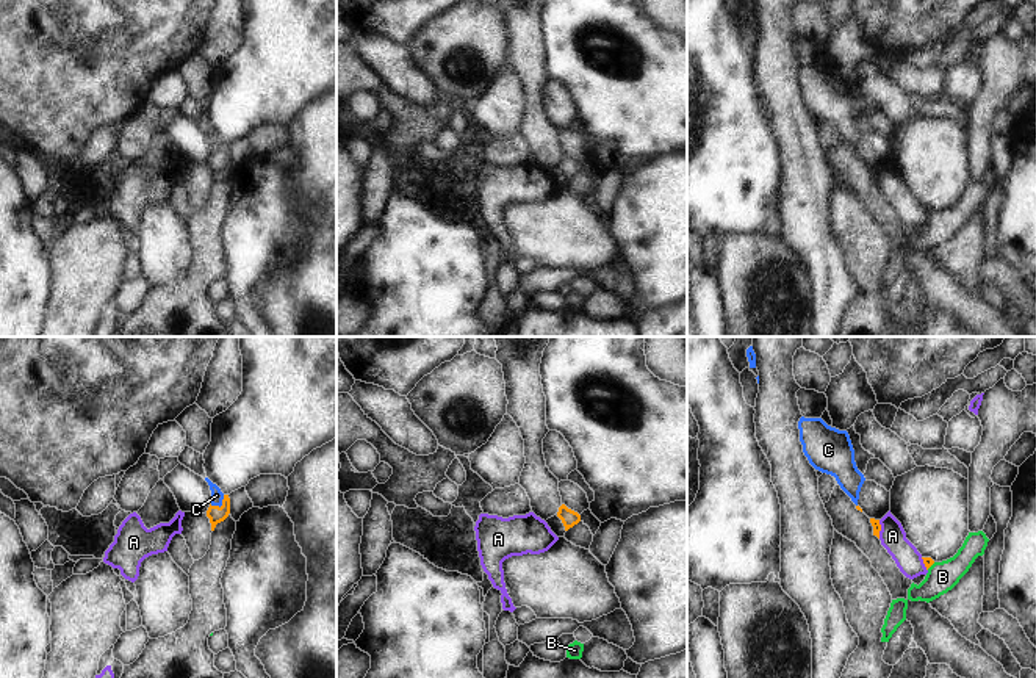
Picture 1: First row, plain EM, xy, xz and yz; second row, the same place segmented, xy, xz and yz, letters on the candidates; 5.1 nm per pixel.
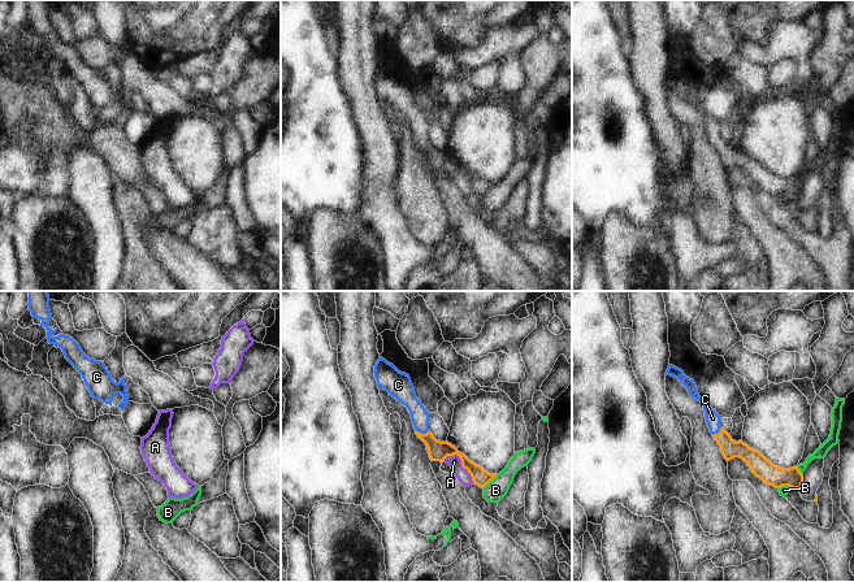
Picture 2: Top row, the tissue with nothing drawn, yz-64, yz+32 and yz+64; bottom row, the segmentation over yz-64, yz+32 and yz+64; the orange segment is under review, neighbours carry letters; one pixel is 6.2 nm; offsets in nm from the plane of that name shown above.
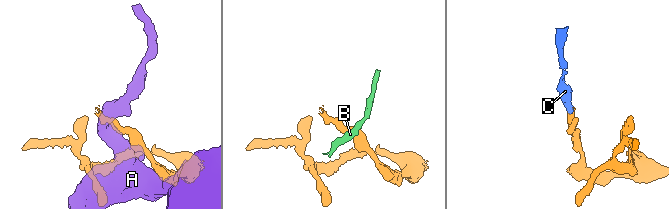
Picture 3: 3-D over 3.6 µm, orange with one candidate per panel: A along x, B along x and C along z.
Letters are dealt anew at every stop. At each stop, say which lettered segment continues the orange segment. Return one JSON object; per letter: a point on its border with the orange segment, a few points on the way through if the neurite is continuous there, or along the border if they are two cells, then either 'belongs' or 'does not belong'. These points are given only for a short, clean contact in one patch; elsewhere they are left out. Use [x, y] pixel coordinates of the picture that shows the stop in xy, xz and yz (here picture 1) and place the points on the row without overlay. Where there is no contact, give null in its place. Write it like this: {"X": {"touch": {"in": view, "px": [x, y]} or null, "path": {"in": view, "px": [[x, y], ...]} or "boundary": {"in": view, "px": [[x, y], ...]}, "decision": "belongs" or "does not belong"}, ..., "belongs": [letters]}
{"A": {"touch": {"in": "yz", "px": [880, 179]}, "boundary": {"in": "yz", "px": [[878, 169], [880, 187]]}, "decision": "does not belong"}, "B": {"touch": {"in": "yz", "px": [930, 215]}, "boundary": {"in": "yz", "px": [[935, 212], [927, 218]]}, "decision": "does not belong"}, "C": {"touch": {"in": "xy", "px": [218, 155]}, "path": {"in": "xy", "px": [[216, 163], [218, 155], [216, 144]]}, "decision": "belongs"}, "belongs": ["C"]}

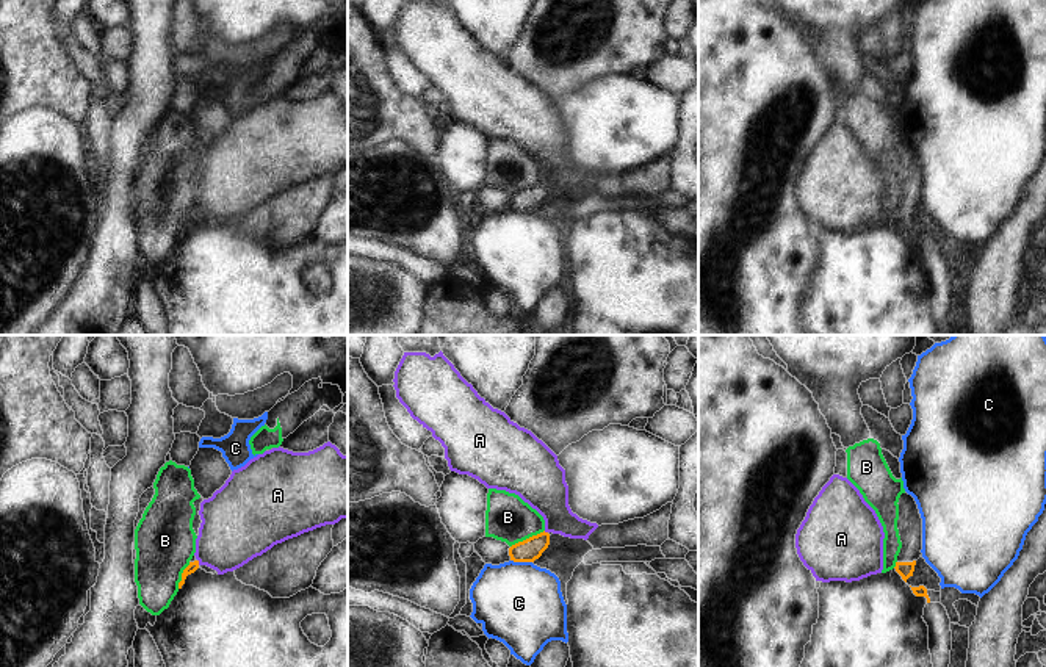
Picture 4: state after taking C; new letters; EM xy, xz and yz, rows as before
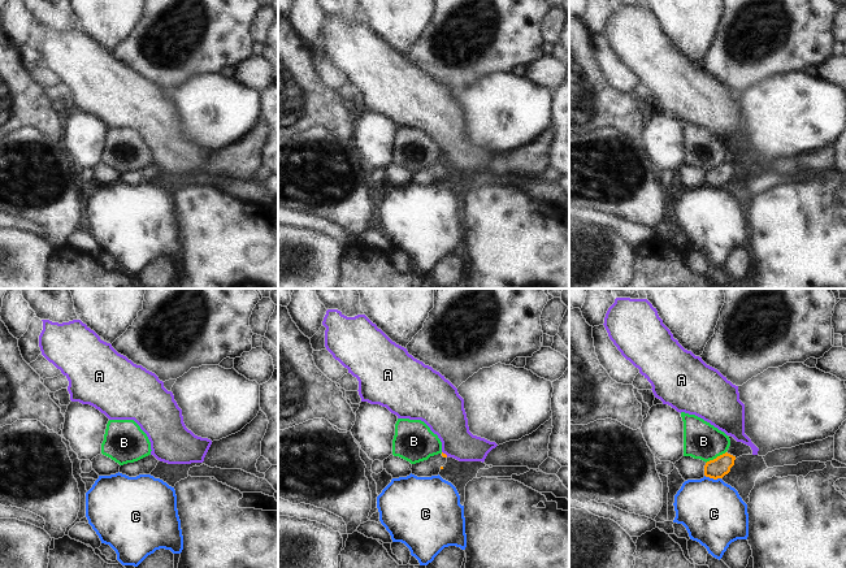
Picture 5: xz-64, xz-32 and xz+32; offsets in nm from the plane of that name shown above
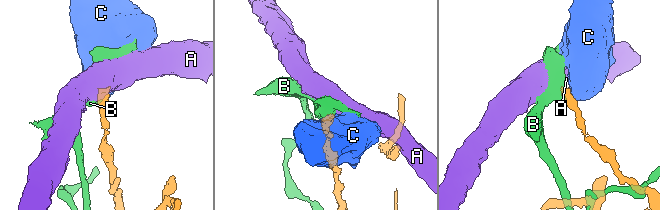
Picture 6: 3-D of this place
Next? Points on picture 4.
{"A": {"touch": {"in": "xy", "px": [198, 212]}, "boundary": {"in": "xy", "px": [[198, 209], [199, 213]]}, "decision": "does not belong"}, "B": {"touch": {"in": "xz", "px": [526, 188]}, "boundary": {"in": "xz", "px": [[544, 179], [511, 196]]}, "decision": "does not belong"}, "C": {"touch": {"in": "xz", "px": [522, 210]}, "boundary": {"in": "xz", "px": [[511, 209], [531, 212]]}, "decision": "does not belong"}, "belongs": []}

